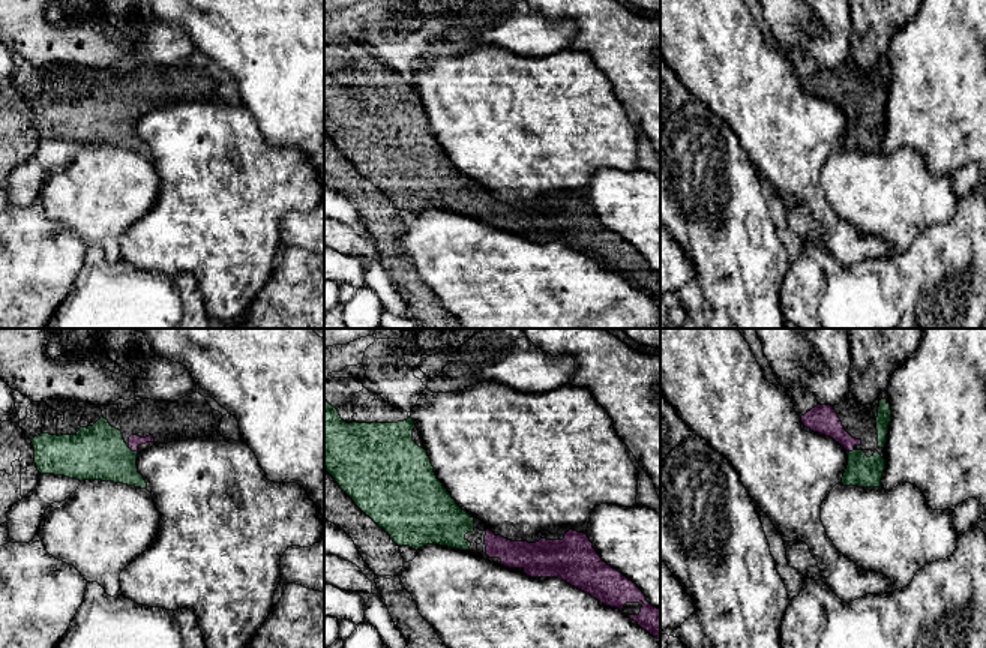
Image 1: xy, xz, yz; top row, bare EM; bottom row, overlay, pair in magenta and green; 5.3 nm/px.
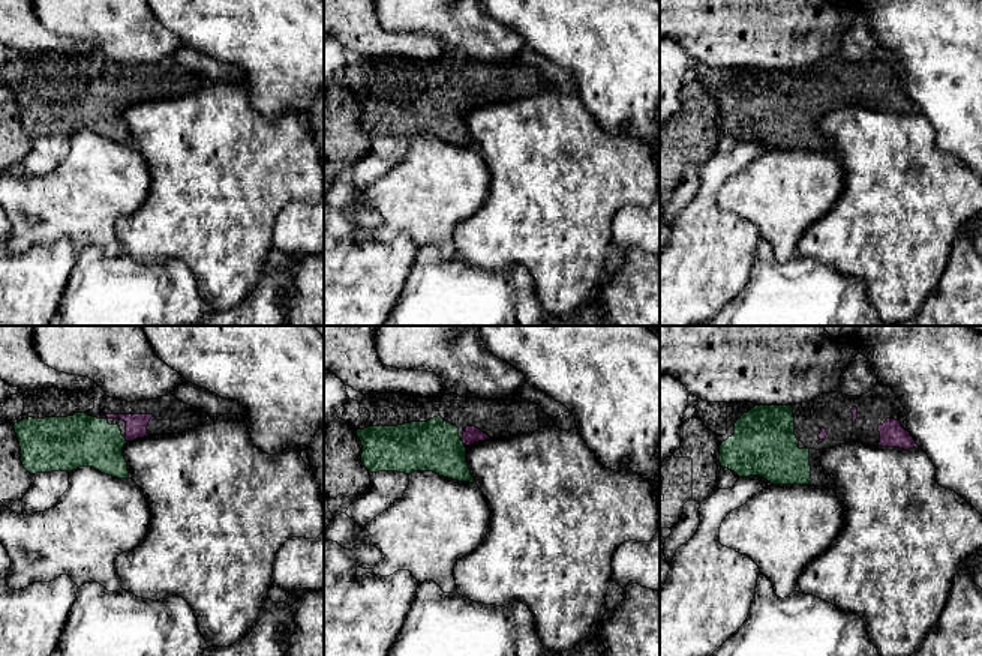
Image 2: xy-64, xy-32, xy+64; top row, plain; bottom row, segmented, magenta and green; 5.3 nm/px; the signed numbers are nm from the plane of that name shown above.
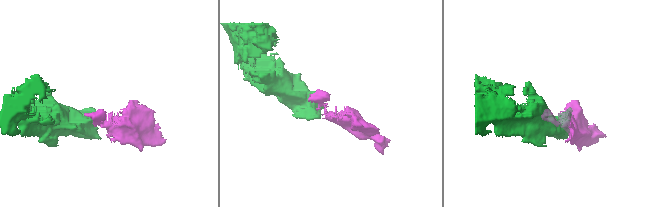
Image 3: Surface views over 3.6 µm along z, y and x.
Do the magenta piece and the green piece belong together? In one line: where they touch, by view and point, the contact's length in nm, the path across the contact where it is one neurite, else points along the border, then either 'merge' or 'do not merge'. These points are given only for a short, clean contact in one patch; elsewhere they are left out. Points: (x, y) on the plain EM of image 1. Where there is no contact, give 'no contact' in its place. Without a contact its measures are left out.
contact xy (132, 114); length 60 nm; way xy (134, 104), (132, 114), (98, 116); merge

